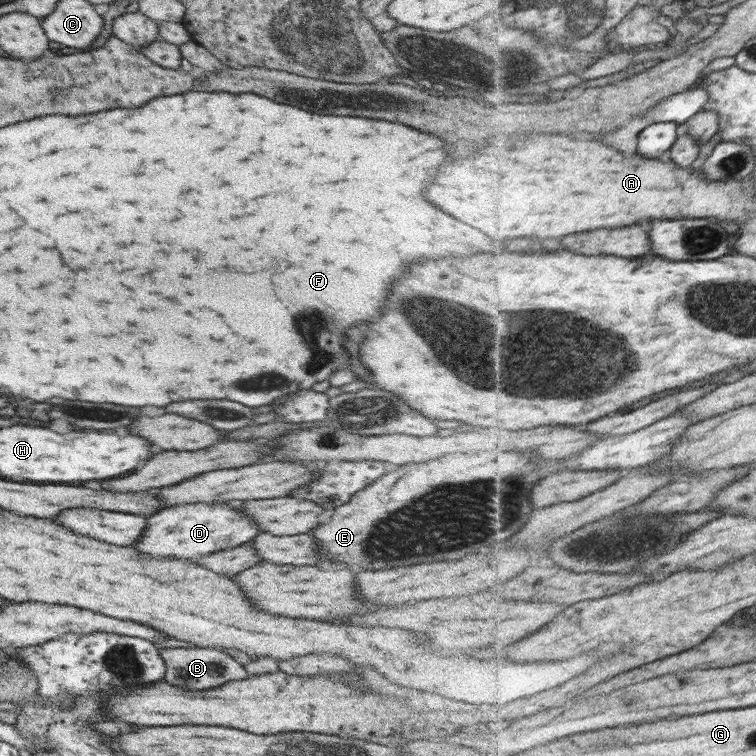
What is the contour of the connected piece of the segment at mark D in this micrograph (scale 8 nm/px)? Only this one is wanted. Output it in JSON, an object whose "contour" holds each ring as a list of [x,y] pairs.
{"contour":[[[219,502],[183,503],[159,510],[156,514],[147,516],[147,528],[139,536],[137,543],[130,546],[133,549],[149,550],[149,557],[167,557],[171,559],[193,560],[199,554],[211,554],[228,548],[247,545],[249,540],[260,533],[255,521],[245,514],[240,514],[237,503]]]}

